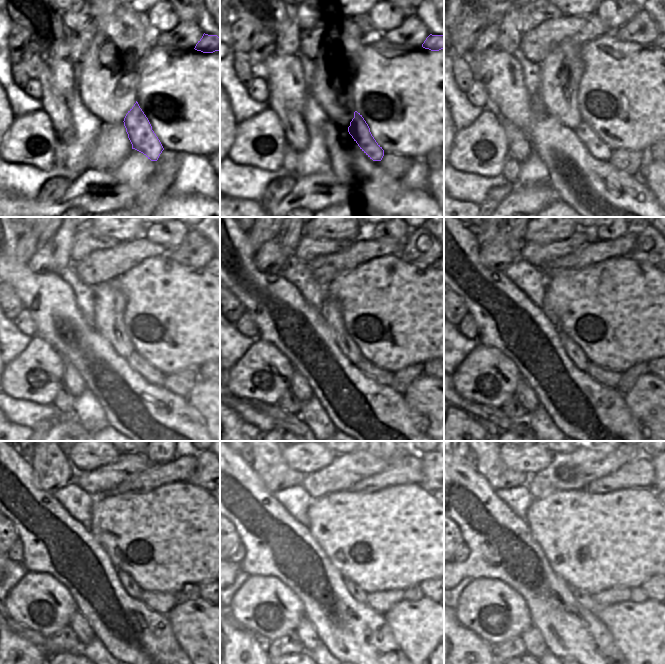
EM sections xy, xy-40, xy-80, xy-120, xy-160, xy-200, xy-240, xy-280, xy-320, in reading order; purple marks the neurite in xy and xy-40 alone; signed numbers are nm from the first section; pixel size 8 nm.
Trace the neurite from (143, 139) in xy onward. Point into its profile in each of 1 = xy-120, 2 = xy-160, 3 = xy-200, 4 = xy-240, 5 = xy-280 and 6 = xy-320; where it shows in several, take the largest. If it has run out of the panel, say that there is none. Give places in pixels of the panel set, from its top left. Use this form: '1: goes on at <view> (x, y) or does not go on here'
1: goes on at xy-120 (136, 361)
2: goes on at xy-160 (381, 376)
3: goes on at xy-200 (606, 377)
4: goes on at xy-240 (162, 603)
5: goes on at xy-280 (381, 601)
6: goes on at xy-320 (614, 595)

